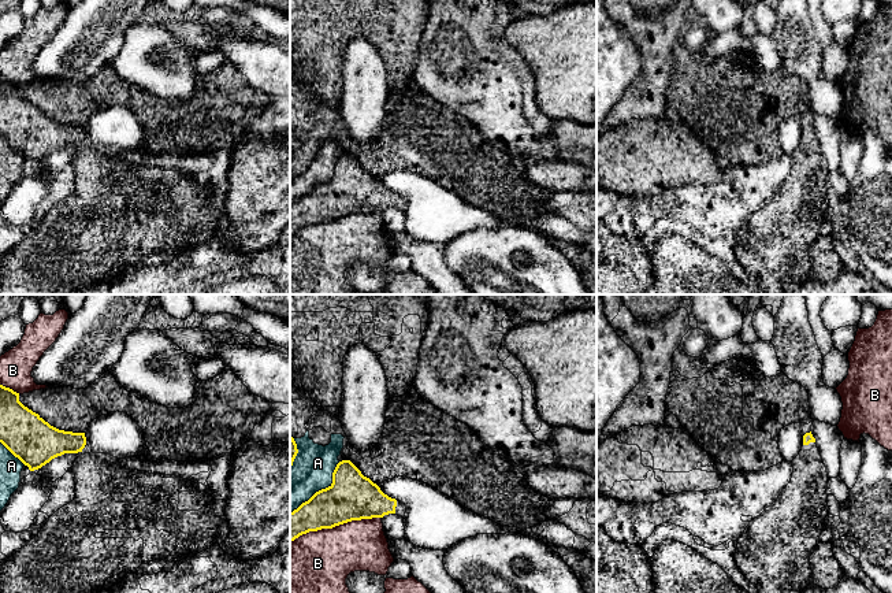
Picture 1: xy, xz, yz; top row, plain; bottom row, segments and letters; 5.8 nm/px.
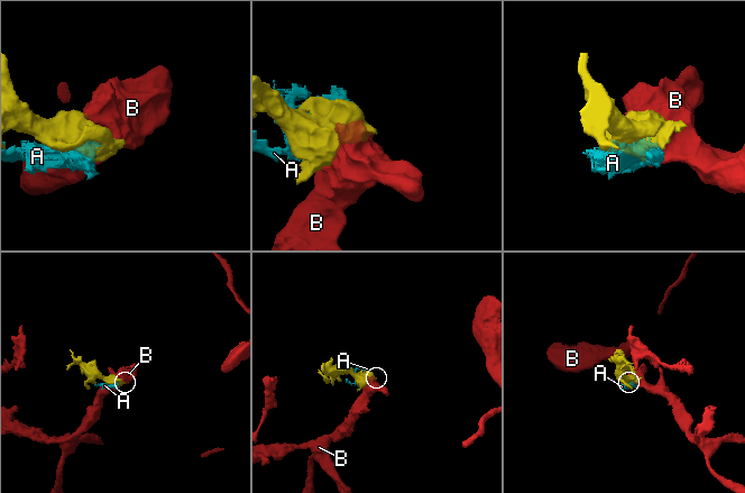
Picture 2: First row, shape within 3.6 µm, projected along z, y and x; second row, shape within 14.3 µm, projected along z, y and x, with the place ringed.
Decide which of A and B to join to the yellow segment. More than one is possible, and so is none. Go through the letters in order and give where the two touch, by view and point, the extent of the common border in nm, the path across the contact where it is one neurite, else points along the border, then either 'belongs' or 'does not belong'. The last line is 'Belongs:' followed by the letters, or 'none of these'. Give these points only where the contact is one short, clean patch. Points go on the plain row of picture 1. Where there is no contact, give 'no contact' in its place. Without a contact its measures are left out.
A: meets yellow in xz at (322, 182); contact 420 nm long; does not belong
B: meets yellow in xz at (335, 218); contact 550 nm long; does not belong
Belongs: none of these

